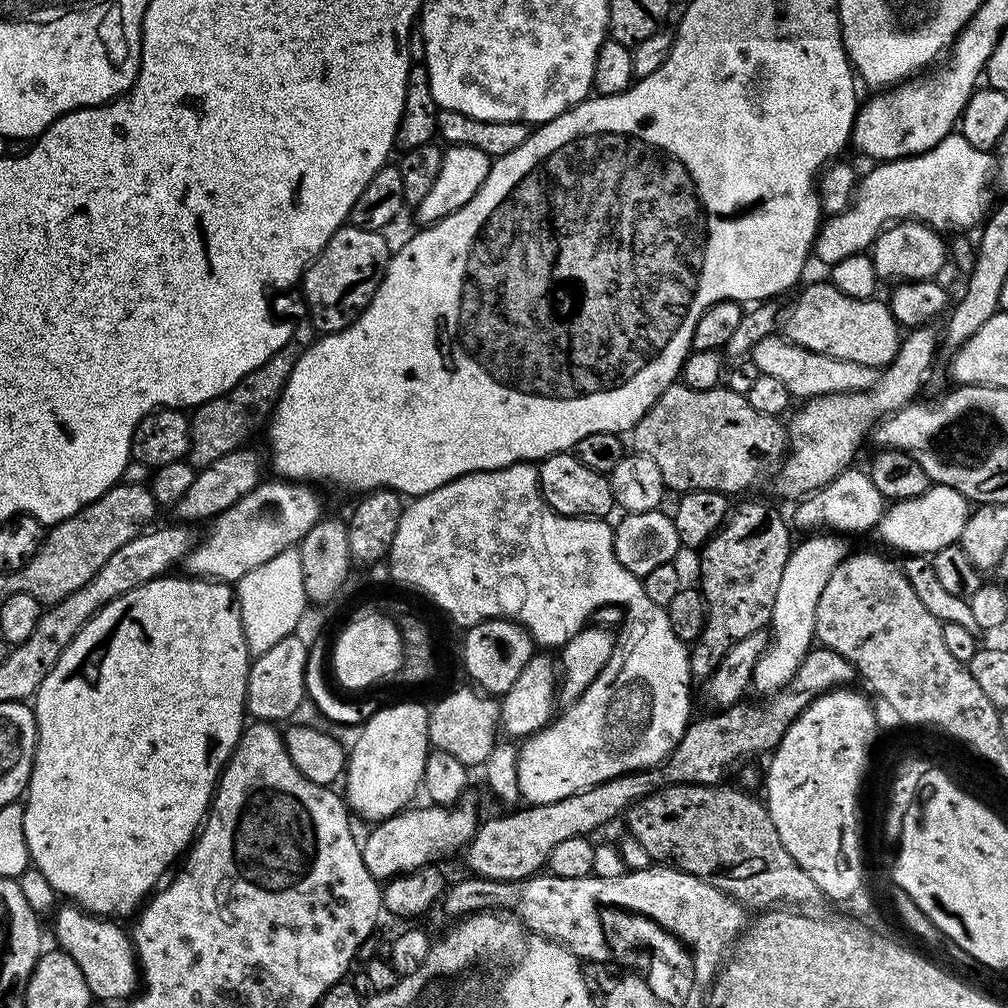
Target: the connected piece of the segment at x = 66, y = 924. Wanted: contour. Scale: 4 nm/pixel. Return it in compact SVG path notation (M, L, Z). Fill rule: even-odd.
M64 906L56 912L56 940L59 951L74 958L78 970L86 977L86 986L97 1001L124 1000L137 991L138 961L127 931L119 928L112 918L93 916L82 908Z

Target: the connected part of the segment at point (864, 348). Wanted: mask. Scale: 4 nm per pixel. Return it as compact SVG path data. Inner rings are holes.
M830 282L806 284L795 293L796 301L789 306L788 313L785 316L783 313L782 335L785 340L830 358L858 362L877 370L892 363L900 350L902 329L883 299L850 298Z

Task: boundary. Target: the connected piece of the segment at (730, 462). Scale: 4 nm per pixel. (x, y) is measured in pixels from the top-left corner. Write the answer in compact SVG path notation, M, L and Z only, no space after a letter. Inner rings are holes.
M683 382L671 384L664 393L656 399L650 406L650 410L646 410L646 414L642 414L633 428L630 429L630 437L632 436L632 444L637 453L650 458L651 461L661 470L661 476L664 479L665 489L676 491L676 494L686 492L723 492L725 494L733 494L732 492L740 492L743 488L748 488L751 484L756 484L768 471L771 473L783 461L786 455L786 445L788 443L788 434L783 423L779 424L774 417L768 412L759 412L752 404L753 401L747 395L742 393L734 393L727 386L717 386L710 390L694 390L690 386L686 386Z

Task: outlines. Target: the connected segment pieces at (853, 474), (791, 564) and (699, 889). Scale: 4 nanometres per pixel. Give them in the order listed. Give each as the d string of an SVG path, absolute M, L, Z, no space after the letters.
M844 469L819 491L797 503L793 507L795 508L793 525L797 529L798 527L812 528L808 530L827 528L844 534L875 529L886 509L884 495L874 486L871 477L865 471L863 473L854 469Z
M822 532L809 536L812 537L802 543L799 541L793 547L790 558L786 560L786 567L782 570L769 624L770 634L772 632L773 636L770 636L769 644L755 663L752 675L753 689L764 692L763 694L774 693L785 685L797 672L805 654L811 651L816 632L818 601L831 574L847 559L850 552L845 541L847 539L843 535Z
M649 864L645 868L625 871L621 876L604 879L600 890L596 890L596 898L602 898L599 903L602 908L621 908L652 919L690 951L693 970L701 985L711 985L716 979L726 957L718 952L720 946L712 946L712 916L722 916L722 894L718 894L718 889L710 886L710 882L672 865Z

